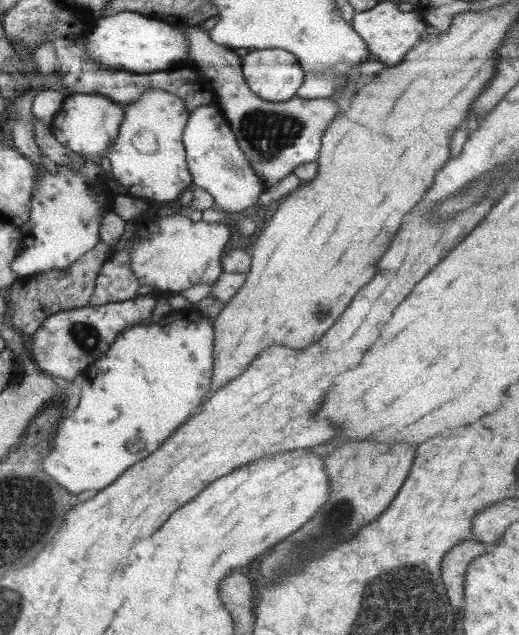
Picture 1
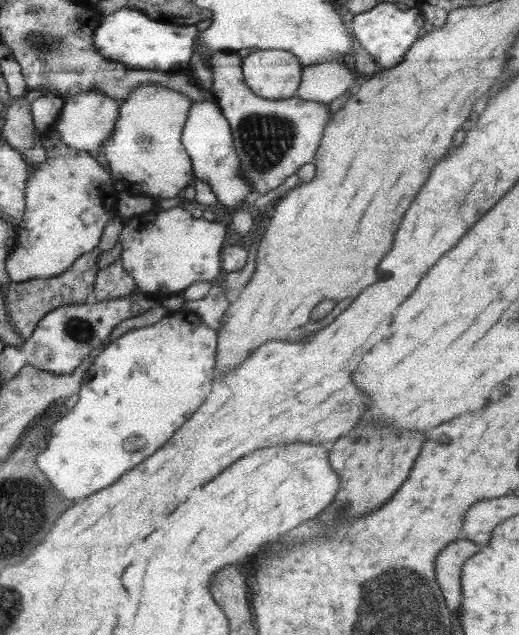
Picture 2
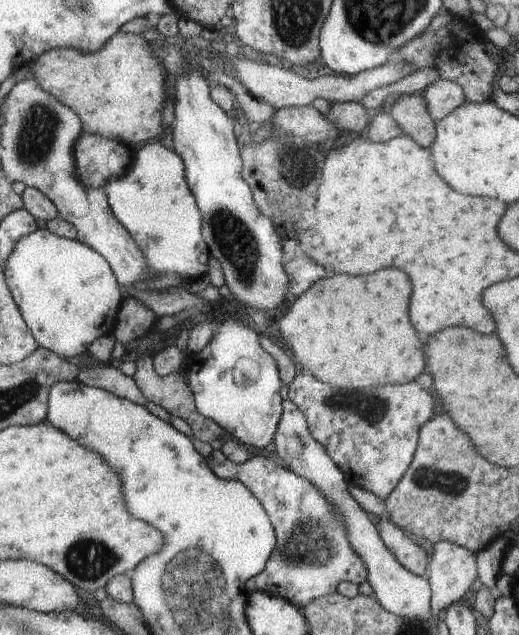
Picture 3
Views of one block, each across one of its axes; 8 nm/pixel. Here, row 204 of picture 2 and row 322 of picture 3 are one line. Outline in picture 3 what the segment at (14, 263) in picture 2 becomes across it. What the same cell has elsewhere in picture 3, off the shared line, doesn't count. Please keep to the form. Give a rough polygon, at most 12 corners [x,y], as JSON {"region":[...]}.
{"region":[[37,228],[3,275],[40,347],[65,359],[113,335],[106,259]]}

